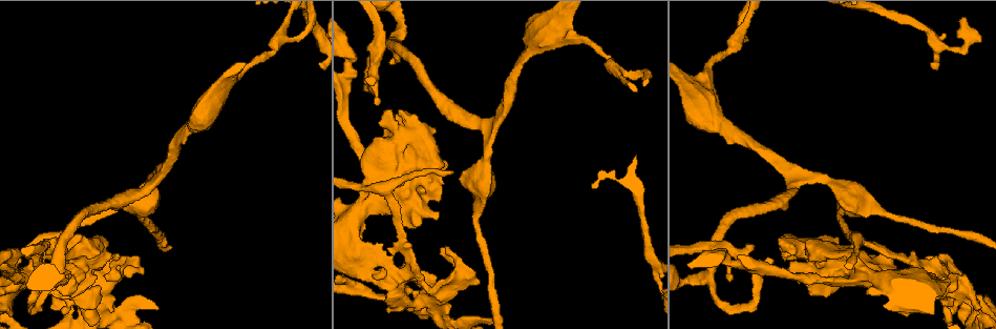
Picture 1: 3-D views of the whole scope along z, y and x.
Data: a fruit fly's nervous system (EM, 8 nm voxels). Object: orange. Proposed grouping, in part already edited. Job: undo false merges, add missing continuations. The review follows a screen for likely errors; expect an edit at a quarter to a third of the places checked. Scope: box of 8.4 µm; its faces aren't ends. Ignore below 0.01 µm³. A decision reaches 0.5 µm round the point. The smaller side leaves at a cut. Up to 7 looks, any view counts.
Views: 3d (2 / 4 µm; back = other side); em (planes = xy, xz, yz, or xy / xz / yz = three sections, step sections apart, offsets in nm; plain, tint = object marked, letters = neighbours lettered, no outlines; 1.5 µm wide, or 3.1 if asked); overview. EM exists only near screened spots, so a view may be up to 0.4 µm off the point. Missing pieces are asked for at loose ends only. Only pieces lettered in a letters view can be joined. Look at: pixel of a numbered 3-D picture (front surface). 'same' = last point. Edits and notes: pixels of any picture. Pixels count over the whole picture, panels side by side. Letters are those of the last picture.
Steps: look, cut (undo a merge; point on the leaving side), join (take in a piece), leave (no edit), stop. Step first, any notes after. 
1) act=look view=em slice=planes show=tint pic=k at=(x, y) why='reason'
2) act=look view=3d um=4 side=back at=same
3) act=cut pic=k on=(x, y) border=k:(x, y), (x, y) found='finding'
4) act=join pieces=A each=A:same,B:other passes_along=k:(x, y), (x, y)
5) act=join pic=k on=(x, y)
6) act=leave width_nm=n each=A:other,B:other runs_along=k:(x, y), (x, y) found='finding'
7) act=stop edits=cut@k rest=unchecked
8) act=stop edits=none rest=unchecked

act=look view=em slice=planes show=tint pic=1 at=(65, 280) why='sudden change in width'

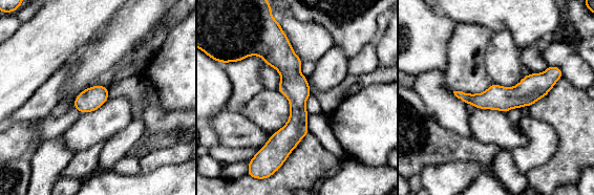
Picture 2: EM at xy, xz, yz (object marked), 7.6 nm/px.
act=look view=em slice=planes show=letters at=same

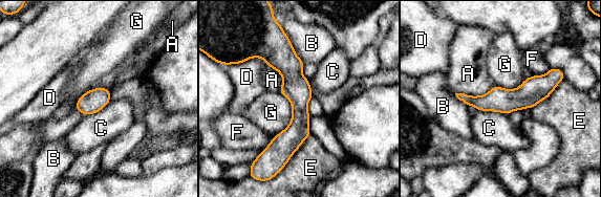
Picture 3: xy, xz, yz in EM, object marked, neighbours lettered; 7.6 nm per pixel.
act=leave each=A:other,B:other,C:other,D:other,E:other,F:other,G:other found='all the same cell'

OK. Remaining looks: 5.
act=look view=em slice=yz step=4 show=letters pic=1 at=(76, 259) why='thick turns thin'

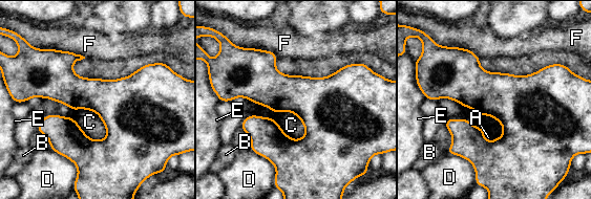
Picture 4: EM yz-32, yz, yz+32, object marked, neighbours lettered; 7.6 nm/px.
act=leave each=A:other,B:other,C:other,D:other,E:other,F:other found='one cell here'

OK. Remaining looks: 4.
act=look view=em slice=planes show=letters pic=1 at=(63, 311) why='free end'

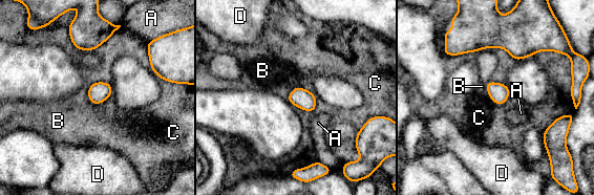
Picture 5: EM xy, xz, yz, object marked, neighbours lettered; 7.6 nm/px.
act=leave width_nm=150 each=A:other,B:other,C:other,D:other border=5:(92, 83), (88, 88), (88, 100) found='none of them fits'

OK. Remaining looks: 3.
act=stop edits=none rest=unchecked

